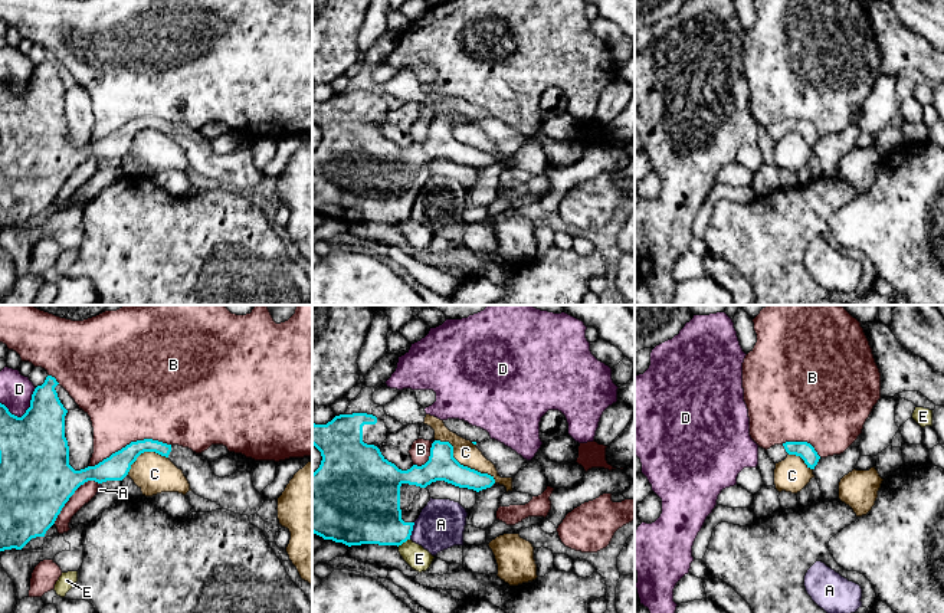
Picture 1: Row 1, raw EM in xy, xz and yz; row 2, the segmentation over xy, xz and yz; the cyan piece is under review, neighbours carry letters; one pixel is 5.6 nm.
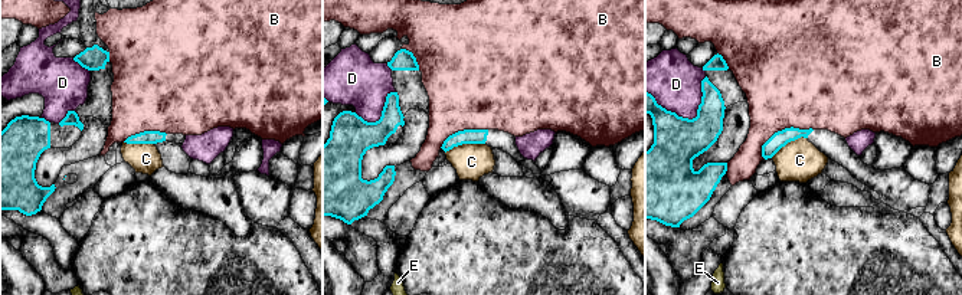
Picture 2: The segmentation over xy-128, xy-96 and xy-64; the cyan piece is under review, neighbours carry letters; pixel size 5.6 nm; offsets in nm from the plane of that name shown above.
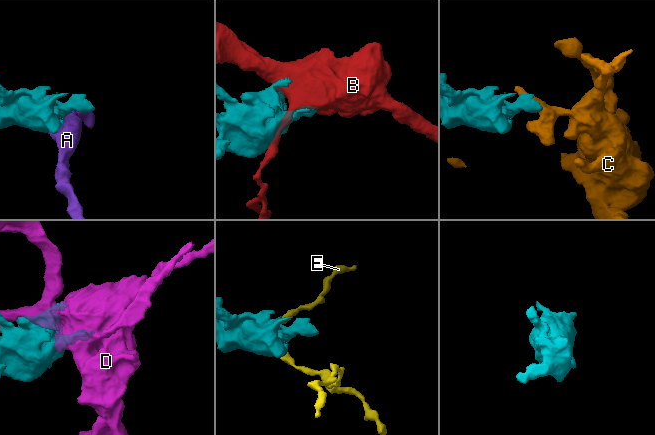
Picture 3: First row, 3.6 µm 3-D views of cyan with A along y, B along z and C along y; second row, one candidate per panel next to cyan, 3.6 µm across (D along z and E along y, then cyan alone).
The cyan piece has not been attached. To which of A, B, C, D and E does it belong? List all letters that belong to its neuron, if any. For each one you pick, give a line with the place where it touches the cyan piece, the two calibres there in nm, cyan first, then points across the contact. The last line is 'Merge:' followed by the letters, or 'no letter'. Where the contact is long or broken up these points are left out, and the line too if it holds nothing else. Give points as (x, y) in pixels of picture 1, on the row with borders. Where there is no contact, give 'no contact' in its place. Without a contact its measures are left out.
Merge: no letter

